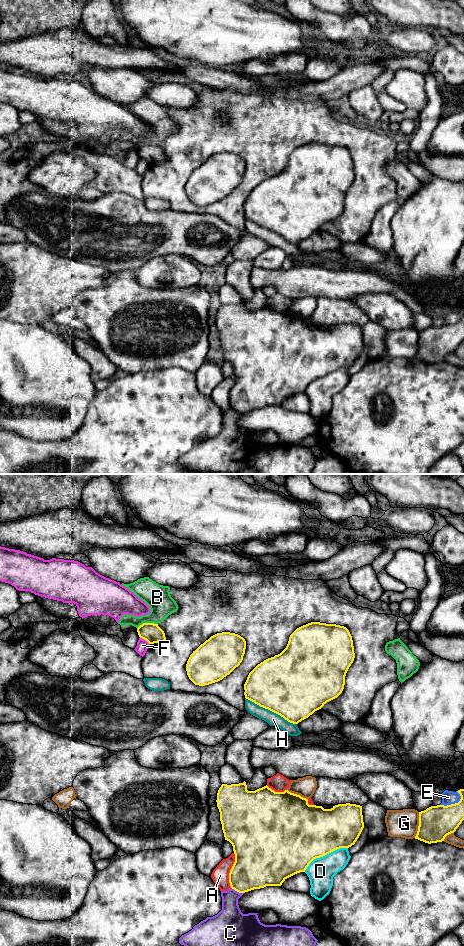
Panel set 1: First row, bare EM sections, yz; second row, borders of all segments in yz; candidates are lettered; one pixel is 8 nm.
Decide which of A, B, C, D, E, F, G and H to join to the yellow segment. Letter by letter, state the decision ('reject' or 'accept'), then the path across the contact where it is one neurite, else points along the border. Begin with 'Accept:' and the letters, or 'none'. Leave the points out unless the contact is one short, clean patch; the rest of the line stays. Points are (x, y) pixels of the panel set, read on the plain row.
Accept: none
A: reject
B: reject; border along yz (157, 143), (142, 143), (137, 148)
C: reject; border along yz (231, 407), (243, 413)
D: reject
E: reject; border along yz (461, 316), (457, 322), (440, 325)
F: reject
G: reject
H: reject

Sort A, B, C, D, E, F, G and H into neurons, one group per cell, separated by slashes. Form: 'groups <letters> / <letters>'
groups A / B / C / D / E / F / G / H

